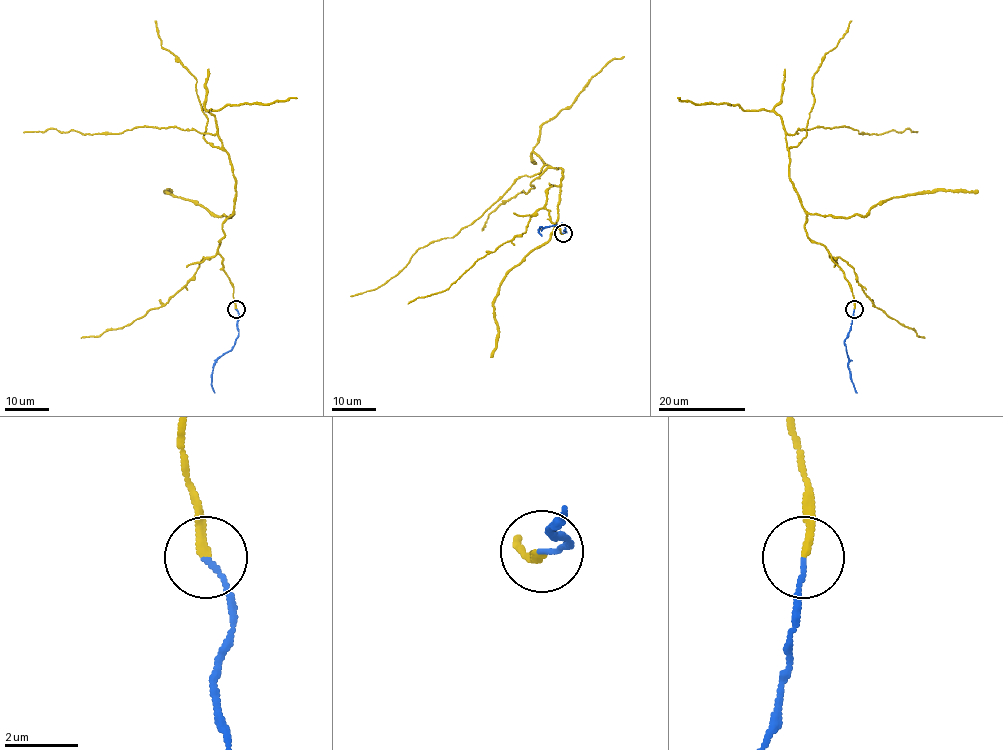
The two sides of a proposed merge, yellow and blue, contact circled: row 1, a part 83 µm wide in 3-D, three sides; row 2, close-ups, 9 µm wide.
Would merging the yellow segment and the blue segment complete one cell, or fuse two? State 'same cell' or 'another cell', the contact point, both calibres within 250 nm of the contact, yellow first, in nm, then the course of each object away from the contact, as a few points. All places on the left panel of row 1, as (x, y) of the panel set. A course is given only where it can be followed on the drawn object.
same cell | (236, 309) | 220/120 nm | yellow via (235, 309), (218, 250), (235, 180), (217, 136), (143, 126), (113, 134), (23, 132) | blue via (235, 309), (239, 314), (239, 333), (233, 347), (214, 366), (211, 387), (215, 393)

